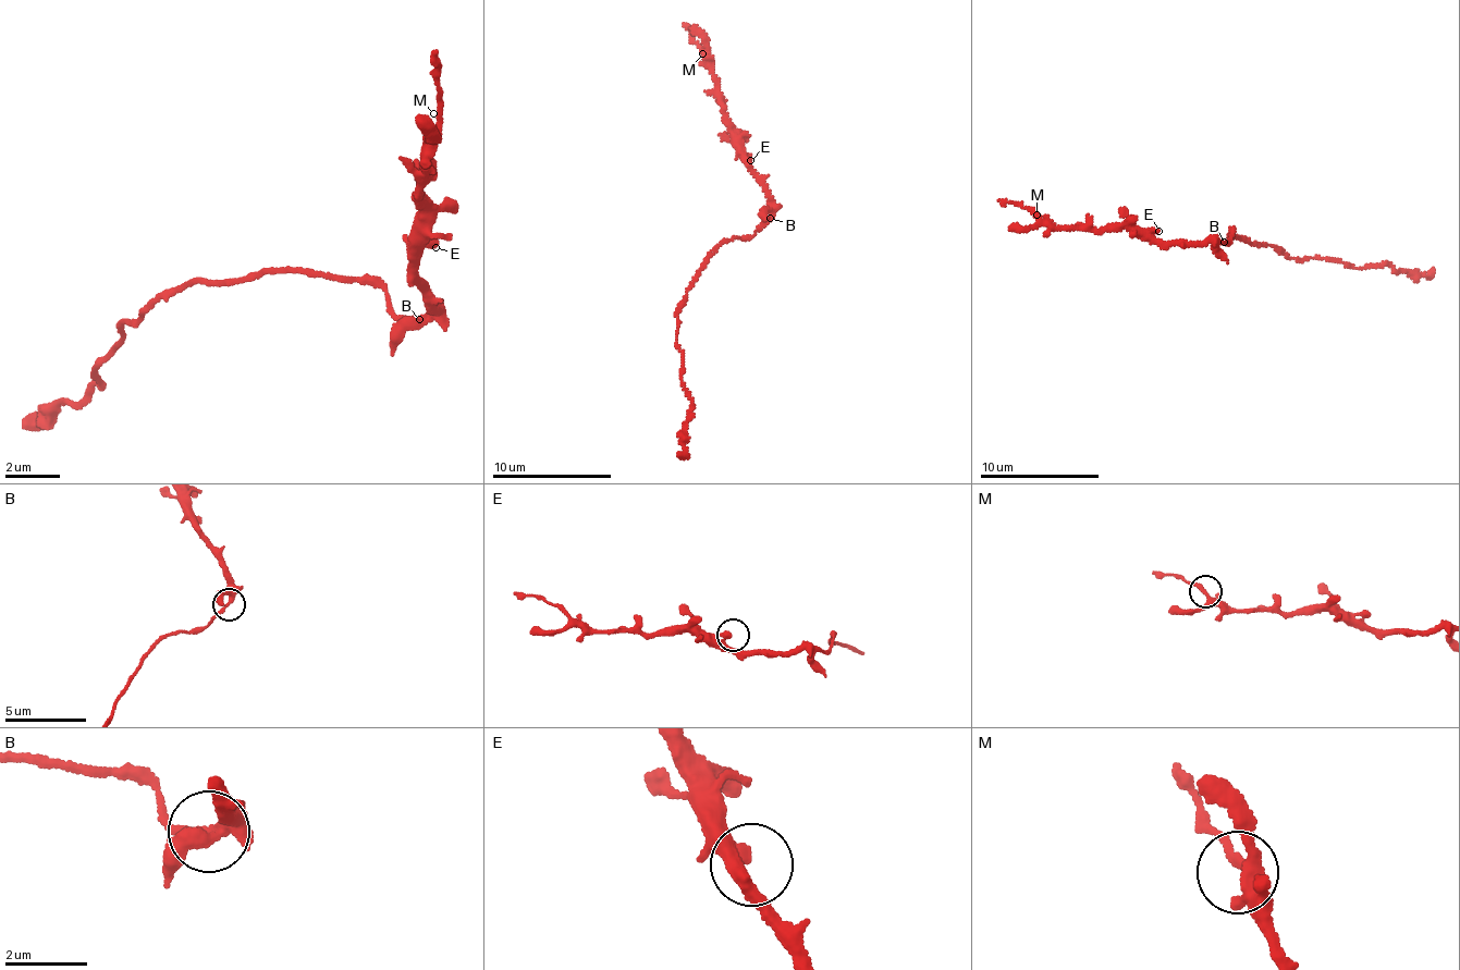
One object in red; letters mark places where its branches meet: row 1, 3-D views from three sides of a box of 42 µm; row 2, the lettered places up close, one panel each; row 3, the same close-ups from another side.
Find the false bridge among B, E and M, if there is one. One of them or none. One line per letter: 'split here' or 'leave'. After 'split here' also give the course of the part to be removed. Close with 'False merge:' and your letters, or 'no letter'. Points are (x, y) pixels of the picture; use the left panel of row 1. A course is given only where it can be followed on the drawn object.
B: split here; foreign part runs (421, 317), (296, 268), (193, 281), (120, 333), (88, 373), (101, 382), (38, 425), (39, 410)
E: leave
M: leave
False merge: B

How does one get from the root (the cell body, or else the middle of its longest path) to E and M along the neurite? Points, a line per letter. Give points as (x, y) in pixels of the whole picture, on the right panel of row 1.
E: (1231, 231), (1235, 231), (1234, 235), (1221, 244), (1168, 244), (1153, 236), (1158, 231)
M: (1231, 231), (1235, 231), (1234, 235), (1221, 244), (1168, 244), (1124, 228), (1065, 229), (1046, 222), (1037, 215)

